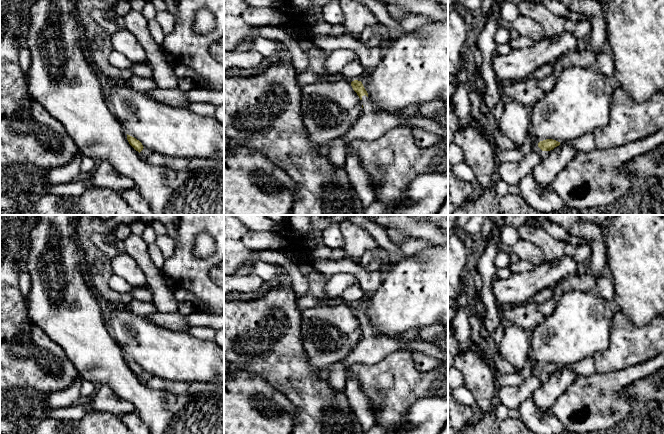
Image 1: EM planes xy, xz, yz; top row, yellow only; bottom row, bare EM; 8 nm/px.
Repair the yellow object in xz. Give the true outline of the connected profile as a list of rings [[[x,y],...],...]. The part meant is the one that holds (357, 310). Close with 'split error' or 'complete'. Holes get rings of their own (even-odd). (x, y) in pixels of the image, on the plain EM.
[[[354,304],[351,306],[351,310],[360,322],[363,334],[349,355],[341,361],[344,366],[348,367],[355,363],[376,364],[388,355],[400,350],[408,350],[411,353],[421,352],[448,362],[448,354],[430,342],[404,342],[398,338],[378,335],[372,330],[361,305]]]; split error

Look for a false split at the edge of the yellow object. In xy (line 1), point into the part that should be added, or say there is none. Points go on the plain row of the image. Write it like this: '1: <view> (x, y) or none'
1: none

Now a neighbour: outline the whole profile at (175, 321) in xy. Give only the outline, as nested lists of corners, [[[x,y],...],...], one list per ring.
[[[156,311],[148,317],[157,326],[168,330],[188,332],[190,329],[185,316],[181,315],[178,311],[174,313]]]

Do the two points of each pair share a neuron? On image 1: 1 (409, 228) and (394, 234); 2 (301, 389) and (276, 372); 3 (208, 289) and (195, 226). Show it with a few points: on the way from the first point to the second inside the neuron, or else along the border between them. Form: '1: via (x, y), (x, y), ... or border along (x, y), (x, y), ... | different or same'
1: border along (386, 228), (399, 228), (410, 238) | different
2: via (295, 383), (282, 372) | same
3: via (192, 273), (186, 267), (186, 242) | same

